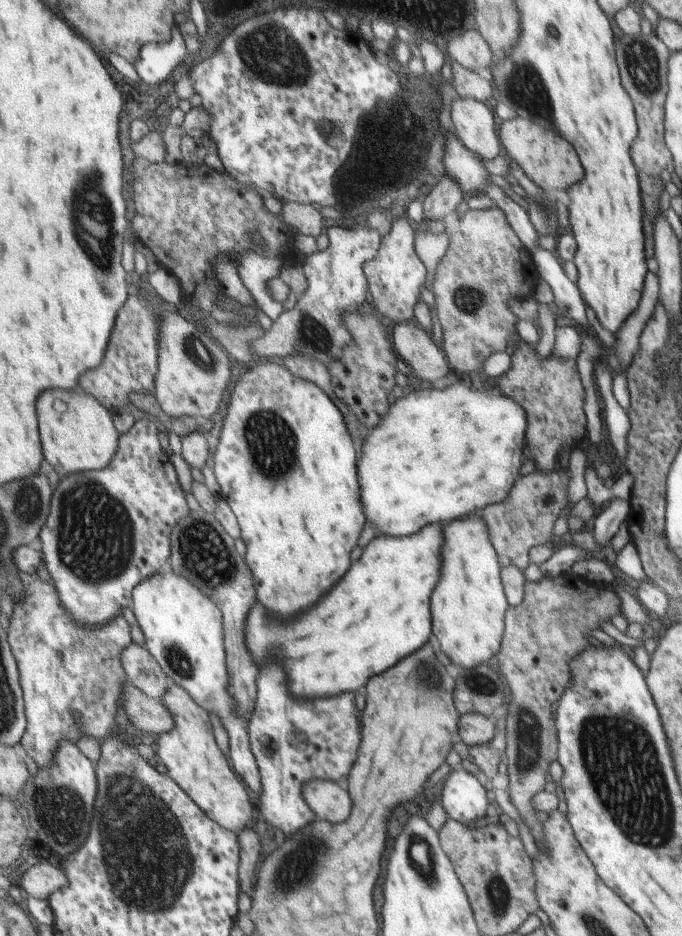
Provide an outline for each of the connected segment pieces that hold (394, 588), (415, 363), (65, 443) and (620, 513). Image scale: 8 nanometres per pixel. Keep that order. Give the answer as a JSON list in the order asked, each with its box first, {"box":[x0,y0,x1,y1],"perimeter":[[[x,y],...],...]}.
[{"box":[251,524,443,696],"perimeter":[[[427,524],[423,526],[419,532],[411,534],[411,536],[401,536],[401,538],[391,538],[391,536],[375,536],[373,540],[369,540],[369,546],[363,548],[361,556],[359,556],[359,562],[355,562],[351,566],[351,572],[347,572],[347,576],[341,580],[341,584],[335,586],[335,592],[329,592],[321,602],[319,602],[319,608],[313,608],[309,612],[309,616],[301,616],[299,620],[295,620],[295,624],[287,624],[287,626],[281,626],[277,622],[273,622],[273,618],[267,616],[267,612],[263,610],[261,604],[255,604],[255,612],[251,612],[251,652],[255,652],[255,658],[259,662],[263,662],[265,654],[271,650],[271,648],[283,648],[283,658],[287,660],[287,668],[291,668],[291,690],[297,694],[297,696],[337,696],[337,694],[343,694],[347,690],[359,690],[371,676],[375,674],[381,674],[385,672],[389,666],[393,666],[395,662],[399,662],[401,658],[405,658],[407,654],[415,652],[417,648],[421,648],[427,638],[431,636],[431,624],[429,624],[429,594],[435,586],[435,582],[439,580],[439,550],[441,550],[441,544],[443,544],[443,536],[441,536],[440,524]]]},{"box":[391,322,449,386],"perimeter":[[[410,322],[395,323],[395,328],[391,328],[391,344],[394,344],[395,352],[409,366],[410,374],[422,380],[426,386],[433,380],[449,374],[447,362],[439,348],[429,340],[429,336],[421,328],[413,326]]]},{"box":[39,392,119,476],"perimeter":[[[47,392],[43,400],[39,400],[39,424],[43,436],[43,448],[47,462],[59,472],[59,476],[69,476],[75,472],[89,472],[89,470],[103,470],[111,464],[117,448],[119,448],[119,430],[113,424],[113,416],[109,408],[101,404],[95,396],[83,392]]]},{"box":[592,498,630,548],"perimeter":[[[611,498],[607,508],[602,507],[594,516],[592,539],[597,548],[609,546],[611,538],[616,534],[619,524],[629,512],[630,506],[625,500]]]}]

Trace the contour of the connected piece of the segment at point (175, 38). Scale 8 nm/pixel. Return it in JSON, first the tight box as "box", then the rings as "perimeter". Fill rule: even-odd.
{"box":[134,24,187,84],"perimeter":[[[179,24],[173,26],[171,42],[168,44],[146,46],[142,56],[145,59],[143,70],[139,70],[139,64],[135,64],[137,68],[134,68],[142,81],[159,84],[165,82],[169,70],[187,58],[187,44],[178,26]]]}

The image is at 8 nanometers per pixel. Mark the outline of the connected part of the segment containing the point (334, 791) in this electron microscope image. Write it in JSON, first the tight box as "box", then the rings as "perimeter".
{"box":[303,779,353,822],"perimeter":[[[321,779],[305,782],[303,796],[307,804],[315,808],[315,814],[321,820],[345,822],[353,812],[353,800],[349,792],[335,782],[323,782]]]}

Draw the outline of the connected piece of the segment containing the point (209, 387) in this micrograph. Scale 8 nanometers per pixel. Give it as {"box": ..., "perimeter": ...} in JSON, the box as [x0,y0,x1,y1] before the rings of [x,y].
{"box":[154,311,223,422],"perimeter":[[[161,311],[161,340],[159,340],[159,370],[155,376],[154,396],[160,408],[173,418],[192,416],[201,422],[201,418],[211,418],[220,410],[223,400],[223,390],[217,386],[217,376],[211,370],[203,370],[187,352],[185,344],[185,330],[197,328],[195,324],[187,322],[181,314]]]}

